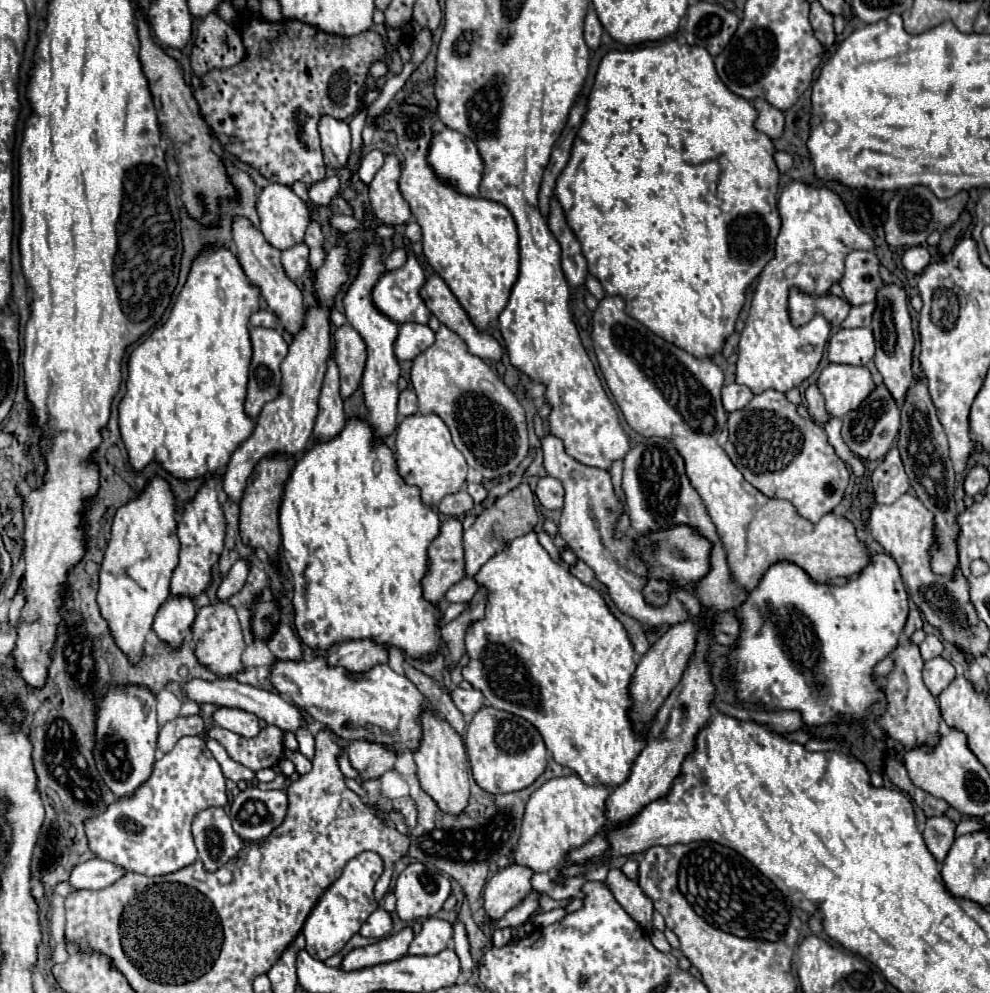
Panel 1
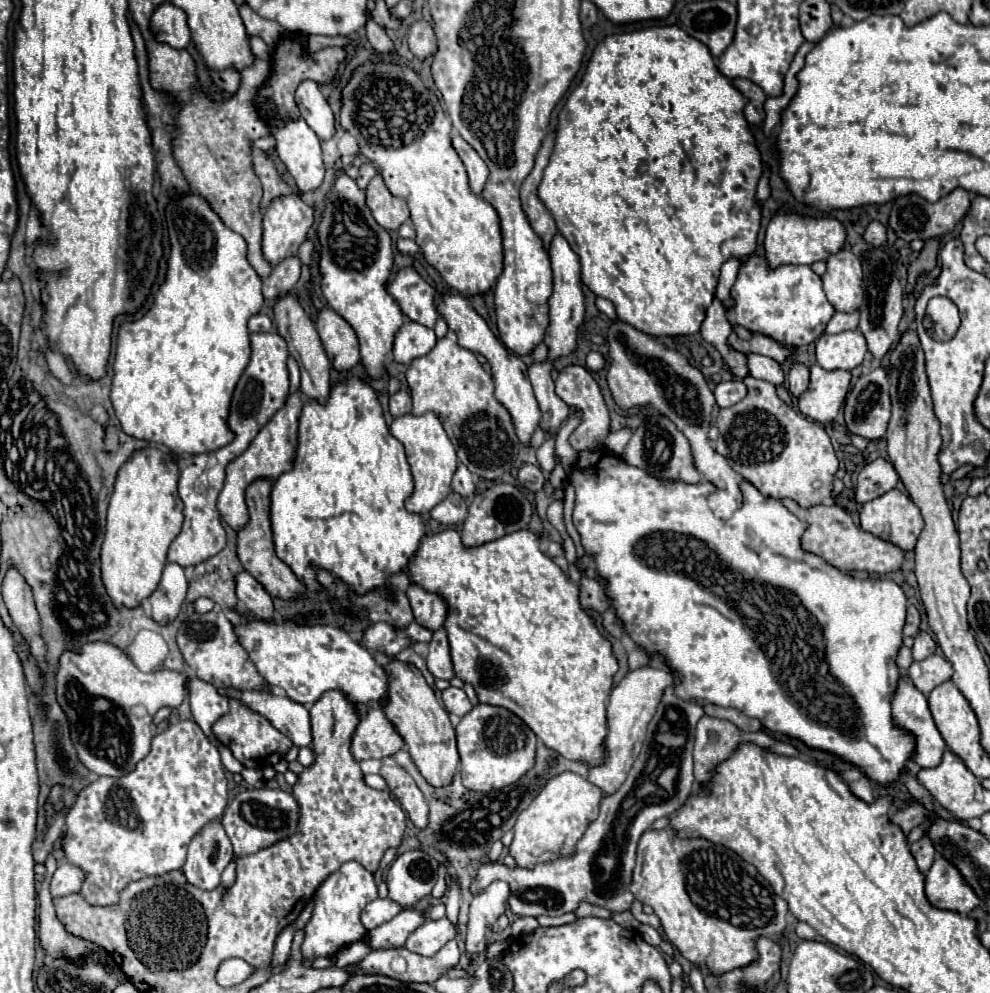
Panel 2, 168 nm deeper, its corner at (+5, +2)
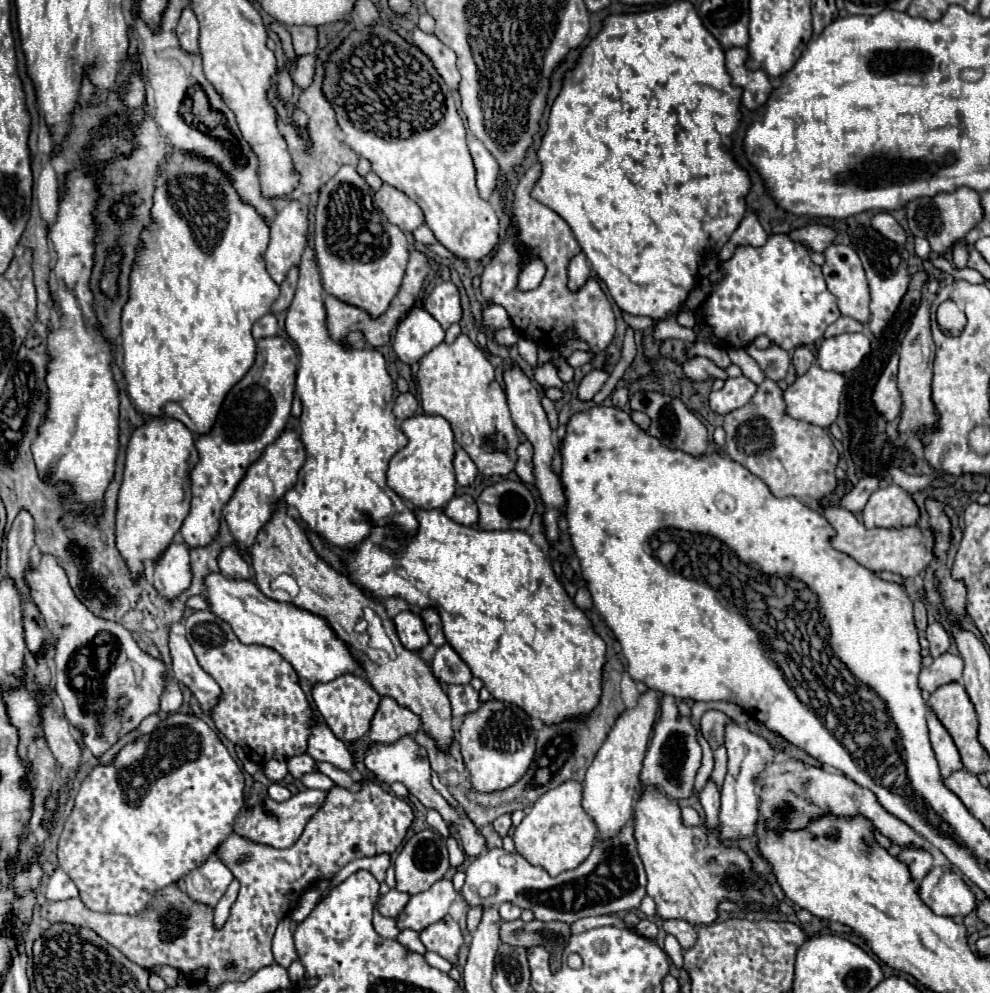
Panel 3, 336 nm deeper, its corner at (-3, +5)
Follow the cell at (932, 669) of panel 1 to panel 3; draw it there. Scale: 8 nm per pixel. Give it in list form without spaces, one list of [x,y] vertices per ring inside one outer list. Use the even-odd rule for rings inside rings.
[[[942,654],[938,656],[928,668],[920,672],[920,688],[926,692],[934,692],[936,688],[950,684],[950,682],[960,682],[962,680],[962,670],[964,662],[956,654]]]

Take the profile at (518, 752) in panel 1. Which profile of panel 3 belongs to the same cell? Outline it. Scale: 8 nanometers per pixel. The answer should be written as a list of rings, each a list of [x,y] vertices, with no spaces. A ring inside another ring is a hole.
[[[488,700],[476,712],[470,712],[458,730],[458,742],[470,772],[472,788],[486,794],[516,784],[532,764],[536,750],[536,736],[528,714],[514,704],[500,700]]]

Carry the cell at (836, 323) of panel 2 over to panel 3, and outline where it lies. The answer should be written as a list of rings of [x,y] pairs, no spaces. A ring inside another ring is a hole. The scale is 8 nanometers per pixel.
[[[840,316],[836,322],[832,322],[826,328],[824,338],[832,338],[832,336],[838,336],[838,334],[844,334],[844,332],[862,332],[862,324],[848,318],[848,316]]]

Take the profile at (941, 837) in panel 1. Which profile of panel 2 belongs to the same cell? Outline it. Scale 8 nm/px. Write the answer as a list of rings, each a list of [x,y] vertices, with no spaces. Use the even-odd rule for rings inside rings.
[[[924,835],[924,837],[922,837],[920,841],[916,841],[910,849],[912,849],[914,857],[916,857],[916,865],[920,867],[920,871],[922,871],[922,873],[928,873],[932,861],[934,861],[934,853],[936,853],[936,849],[934,849],[930,837]]]

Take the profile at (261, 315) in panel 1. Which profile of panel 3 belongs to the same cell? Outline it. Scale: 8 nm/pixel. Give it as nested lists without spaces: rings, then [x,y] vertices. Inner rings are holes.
[[[266,314],[266,316],[262,316],[262,318],[254,324],[254,330],[252,330],[252,332],[254,332],[254,340],[276,336],[276,330],[278,330],[278,324],[276,324],[274,314]]]

